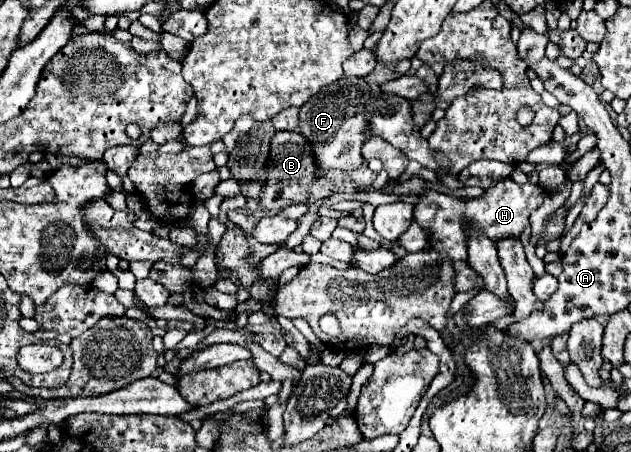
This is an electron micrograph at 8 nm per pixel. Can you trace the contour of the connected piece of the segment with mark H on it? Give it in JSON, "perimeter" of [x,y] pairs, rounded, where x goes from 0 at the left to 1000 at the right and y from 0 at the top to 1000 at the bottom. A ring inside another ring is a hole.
{"perimeter":[[[653,394],[647,403],[628,407],[615,403],[615,412],[624,412],[624,429],[666,429],[666,447],[656,460],[656,478],[662,496],[685,518],[685,544],[694,558],[704,558],[716,580],[719,580],[719,619],[723,619],[723,642],[726,646],[742,646],[751,637],[761,637],[767,624],[754,602],[742,588],[739,580],[739,504],[751,504],[767,513],[780,535],[789,535],[792,527],[805,522],[824,522],[824,513],[837,500],[840,469],[846,469],[865,438],[865,420],[853,407],[818,407],[808,394],[789,403],[786,412],[773,416],[767,434],[748,438],[748,442],[729,442],[723,434],[710,429],[694,429],[688,420],[678,420],[672,412],[672,398]]]}

